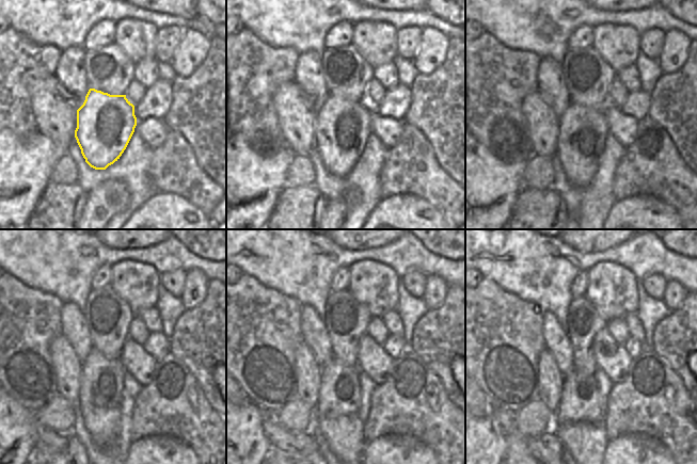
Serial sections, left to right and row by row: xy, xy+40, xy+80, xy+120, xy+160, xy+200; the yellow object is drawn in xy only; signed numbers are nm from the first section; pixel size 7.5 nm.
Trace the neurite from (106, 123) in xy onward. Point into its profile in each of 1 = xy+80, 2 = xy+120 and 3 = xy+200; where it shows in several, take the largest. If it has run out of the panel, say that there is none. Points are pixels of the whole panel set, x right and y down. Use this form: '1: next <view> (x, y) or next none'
1: next xy+80 (583, 130)
2: next xy+120 (101, 383)
3: next xy+200 (579, 424)

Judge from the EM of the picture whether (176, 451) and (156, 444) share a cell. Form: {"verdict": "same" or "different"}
{"verdict": "same"}

